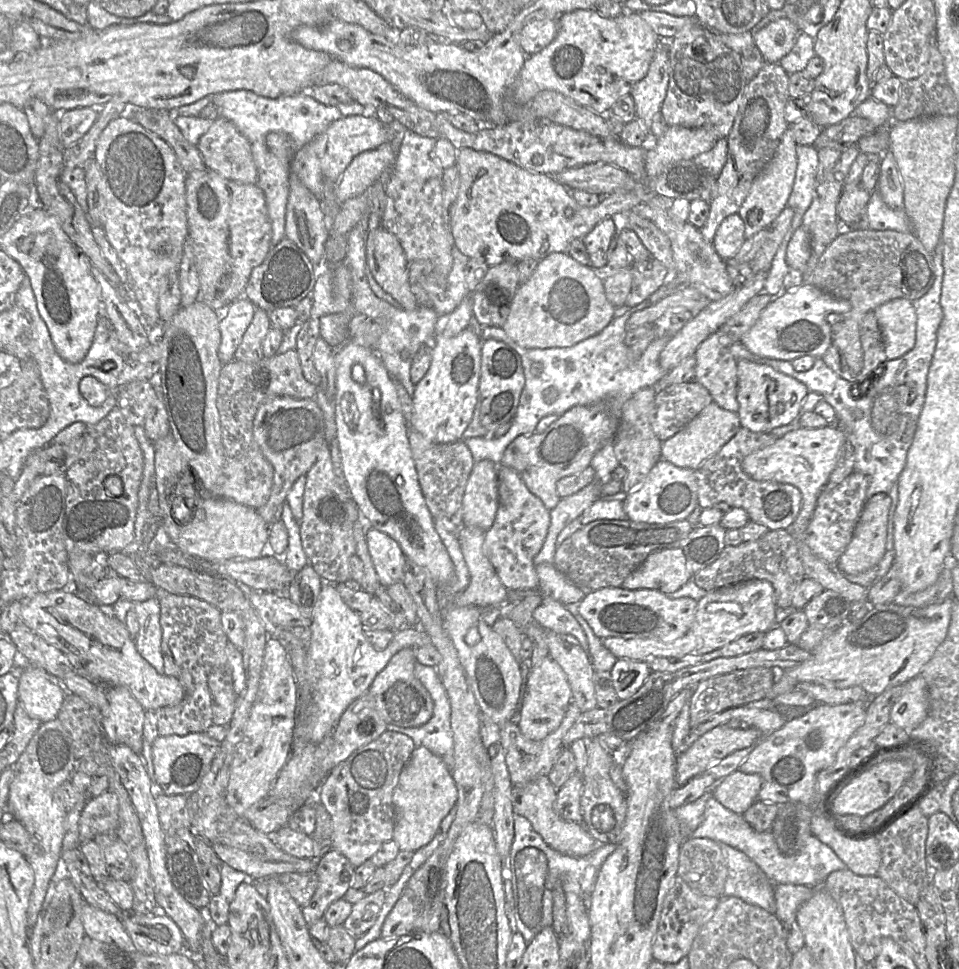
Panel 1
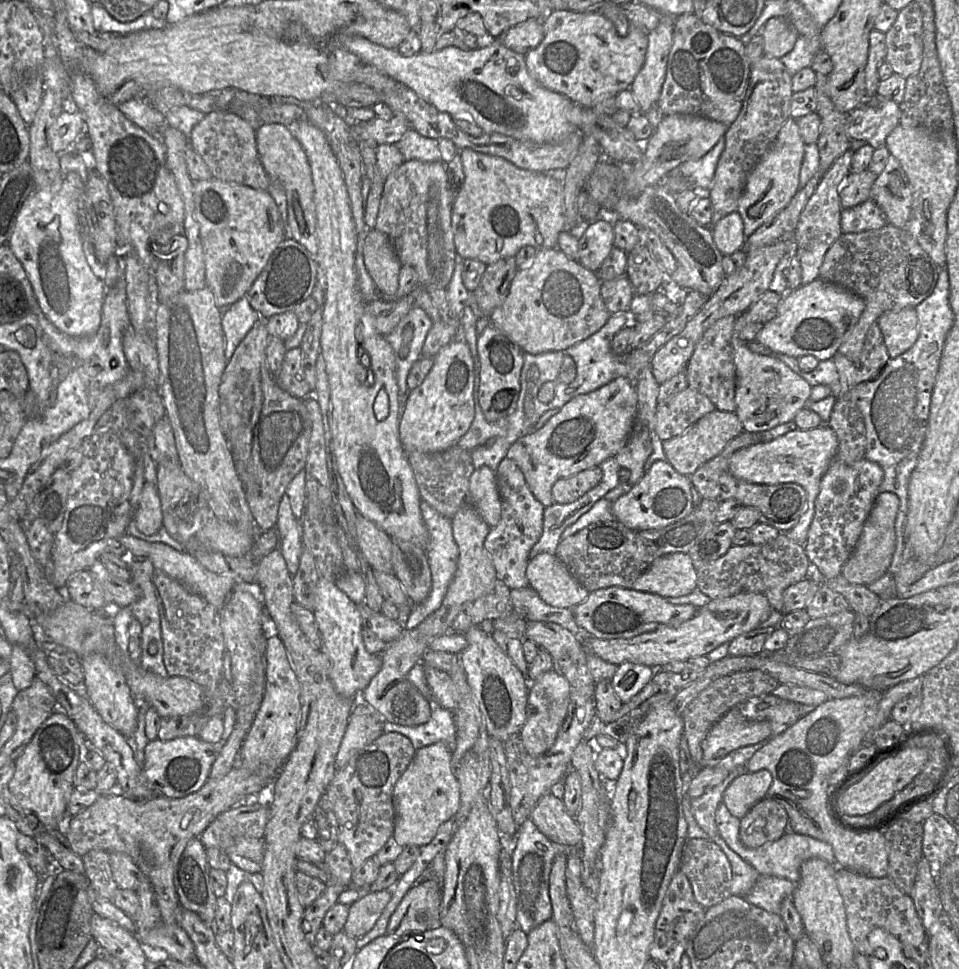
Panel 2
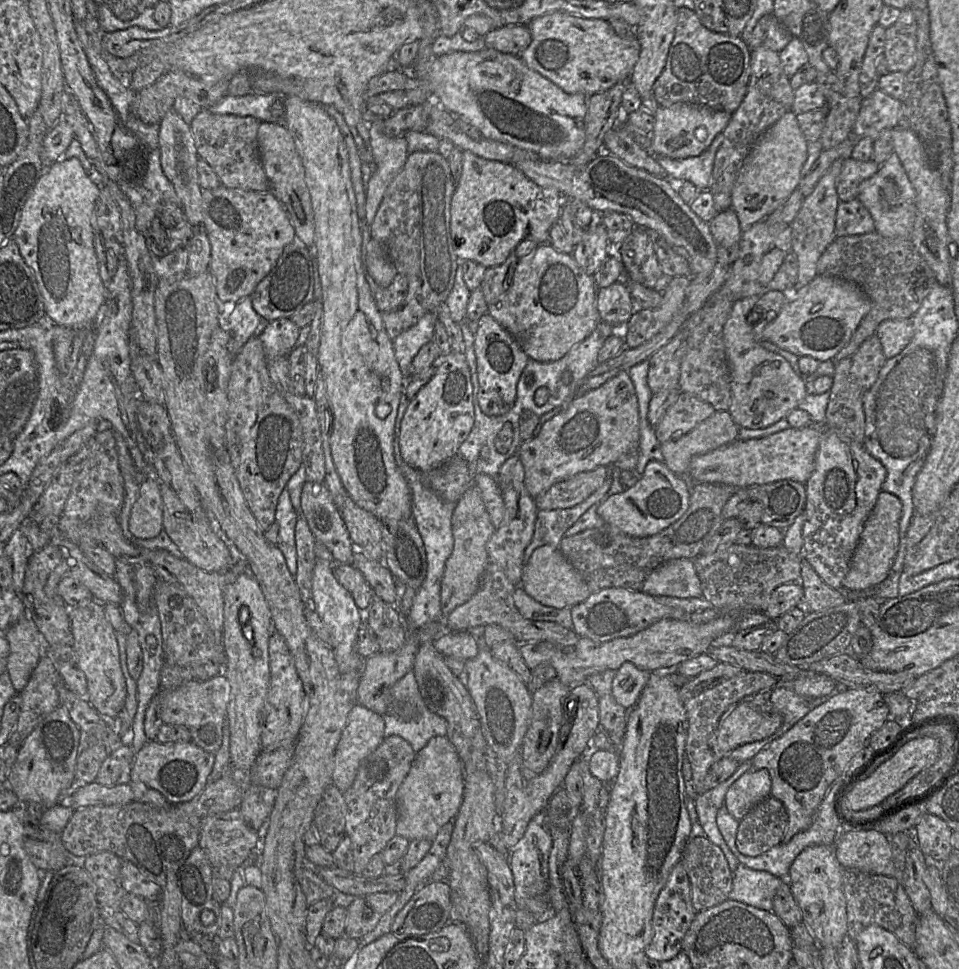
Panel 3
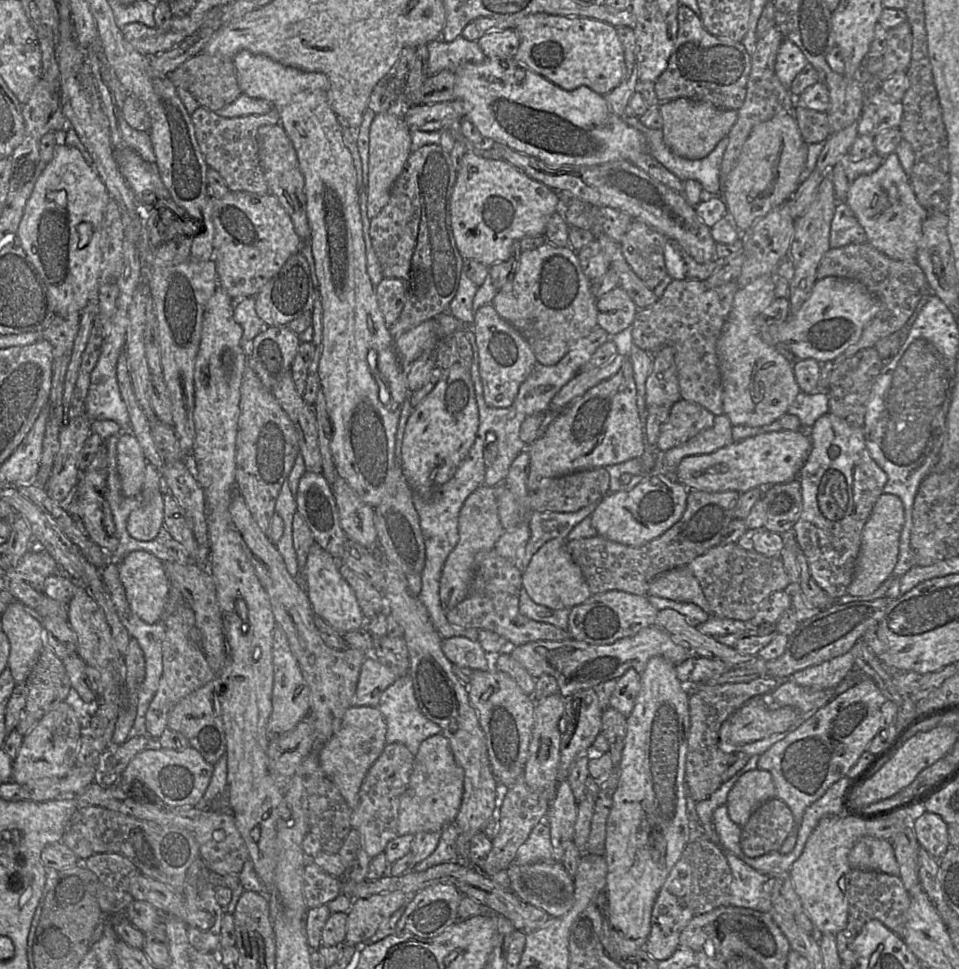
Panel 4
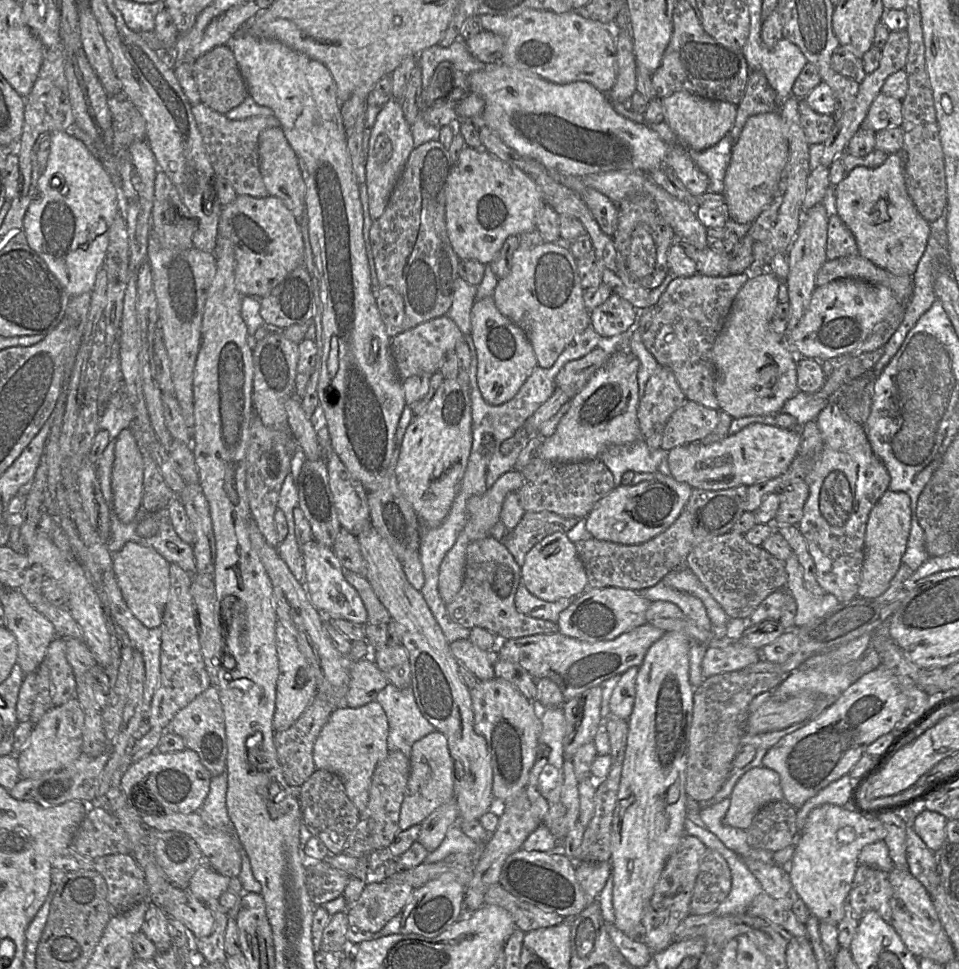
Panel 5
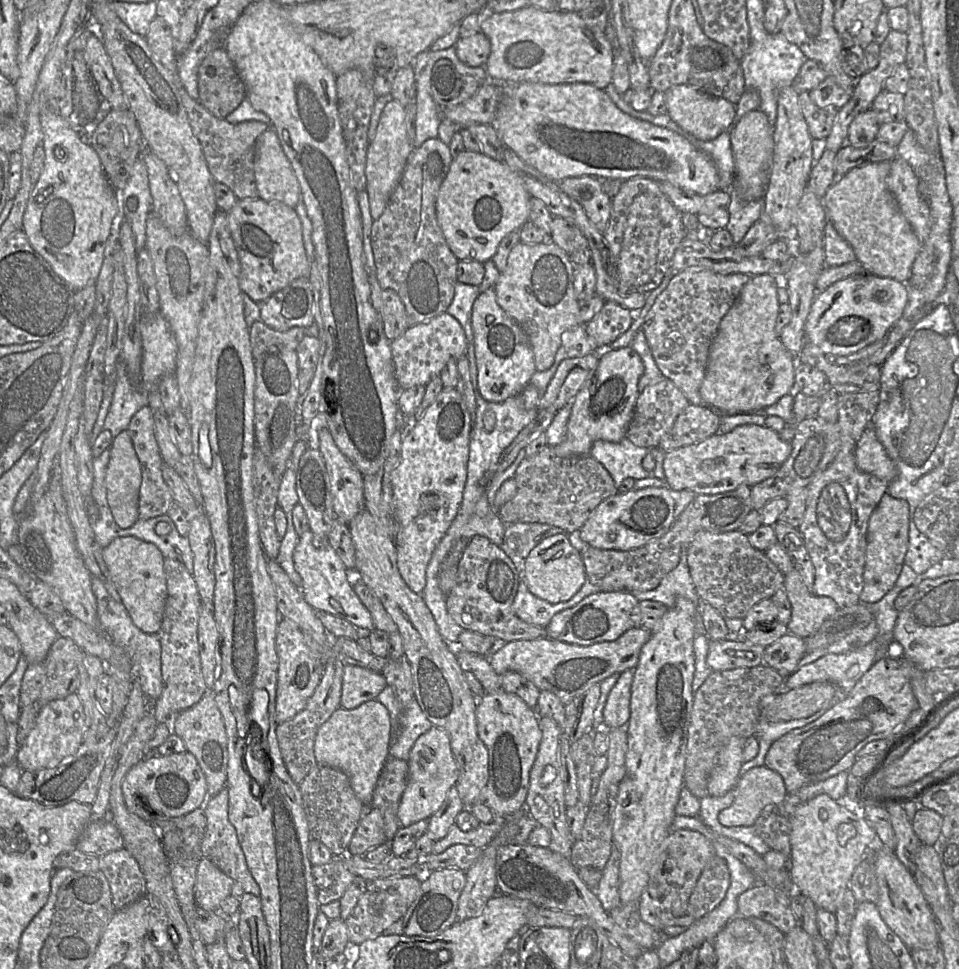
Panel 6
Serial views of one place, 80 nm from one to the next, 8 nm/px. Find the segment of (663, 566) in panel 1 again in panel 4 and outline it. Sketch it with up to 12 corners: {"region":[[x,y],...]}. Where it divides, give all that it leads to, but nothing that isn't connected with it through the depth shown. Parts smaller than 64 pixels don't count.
{"region":[[688,566],[657,576],[648,594],[691,602],[712,615]]}

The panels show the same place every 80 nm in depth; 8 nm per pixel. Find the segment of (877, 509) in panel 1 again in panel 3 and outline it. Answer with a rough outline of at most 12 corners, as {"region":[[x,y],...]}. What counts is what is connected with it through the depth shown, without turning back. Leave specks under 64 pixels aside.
{"region":[[880,492],[843,588],[877,588],[899,548],[902,502]]}

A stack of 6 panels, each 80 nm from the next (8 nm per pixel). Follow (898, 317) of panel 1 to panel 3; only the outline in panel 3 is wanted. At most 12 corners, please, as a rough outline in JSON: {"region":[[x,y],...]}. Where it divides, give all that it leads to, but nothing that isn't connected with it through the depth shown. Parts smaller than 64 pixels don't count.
{"region":[[912,318],[882,321],[876,330],[886,359],[913,333]]}

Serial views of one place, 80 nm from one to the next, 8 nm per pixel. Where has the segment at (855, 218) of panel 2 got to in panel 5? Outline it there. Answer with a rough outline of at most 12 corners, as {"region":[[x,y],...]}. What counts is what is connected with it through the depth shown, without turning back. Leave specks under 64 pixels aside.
{"region":[[835,212],[827,230],[827,260],[856,255],[854,235]]}

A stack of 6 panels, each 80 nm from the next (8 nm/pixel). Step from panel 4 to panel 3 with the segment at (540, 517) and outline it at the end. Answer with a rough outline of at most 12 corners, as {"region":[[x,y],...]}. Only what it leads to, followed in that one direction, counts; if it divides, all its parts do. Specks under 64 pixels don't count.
{"region":[[610,476],[583,502],[566,509],[539,510],[524,565],[541,546],[559,548],[566,531],[604,499]]}

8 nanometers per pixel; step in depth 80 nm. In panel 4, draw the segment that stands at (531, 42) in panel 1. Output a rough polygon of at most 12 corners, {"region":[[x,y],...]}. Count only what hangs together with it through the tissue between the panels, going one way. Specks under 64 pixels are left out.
{"region":[[514,29],[484,33],[477,43],[486,58],[514,57]]}

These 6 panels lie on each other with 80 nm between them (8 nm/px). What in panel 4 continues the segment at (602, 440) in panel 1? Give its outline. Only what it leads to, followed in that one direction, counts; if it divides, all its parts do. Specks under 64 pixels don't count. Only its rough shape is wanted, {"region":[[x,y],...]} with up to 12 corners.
{"region":[[631,361],[524,450],[544,480],[640,458]]}

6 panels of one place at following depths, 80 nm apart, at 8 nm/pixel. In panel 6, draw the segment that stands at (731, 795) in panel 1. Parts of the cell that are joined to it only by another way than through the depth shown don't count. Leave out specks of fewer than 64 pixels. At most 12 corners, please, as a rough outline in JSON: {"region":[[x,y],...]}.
{"region":[[765,765],[746,772],[726,827],[753,826],[767,805],[787,796],[781,775]]}

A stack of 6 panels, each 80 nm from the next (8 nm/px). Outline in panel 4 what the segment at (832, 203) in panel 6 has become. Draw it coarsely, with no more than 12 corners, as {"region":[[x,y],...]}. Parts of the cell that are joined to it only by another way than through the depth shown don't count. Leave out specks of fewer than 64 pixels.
{"region":[[895,152],[845,203],[867,242],[916,260],[920,205]]}

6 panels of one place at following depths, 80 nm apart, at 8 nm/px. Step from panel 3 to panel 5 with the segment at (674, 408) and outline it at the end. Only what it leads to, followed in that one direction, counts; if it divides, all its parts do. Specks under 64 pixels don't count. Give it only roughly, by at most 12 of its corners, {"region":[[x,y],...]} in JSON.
{"region":[[685,401],[664,426],[660,449],[703,440],[719,411]]}

